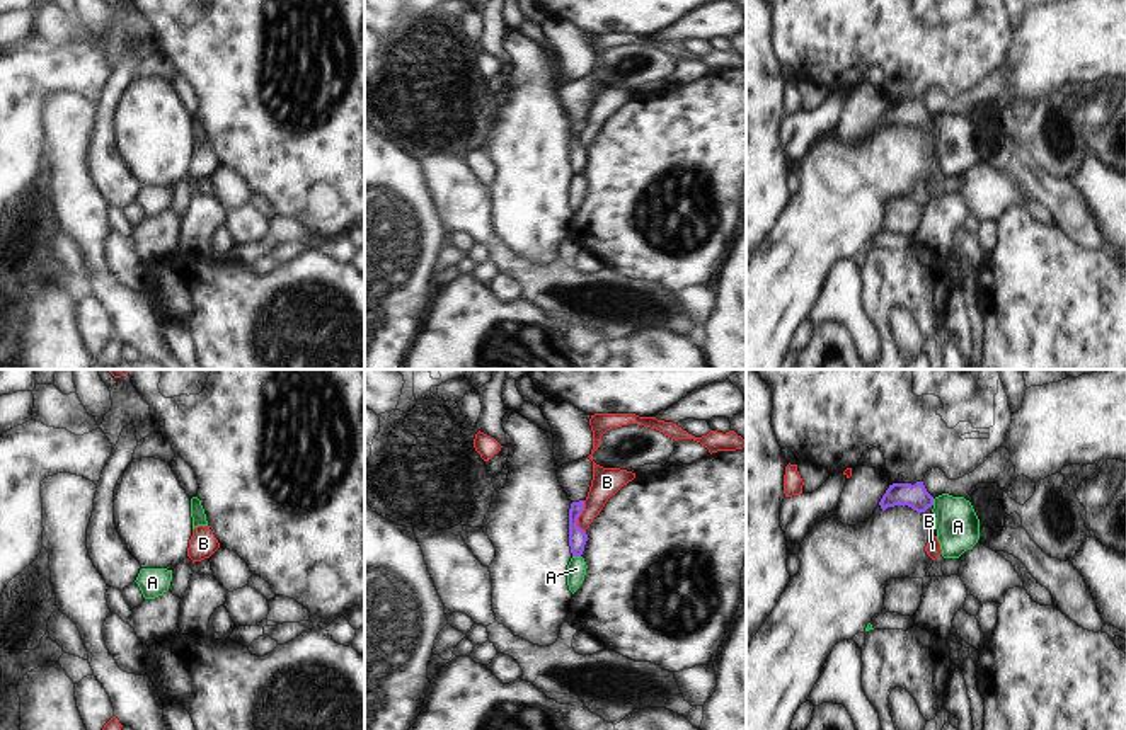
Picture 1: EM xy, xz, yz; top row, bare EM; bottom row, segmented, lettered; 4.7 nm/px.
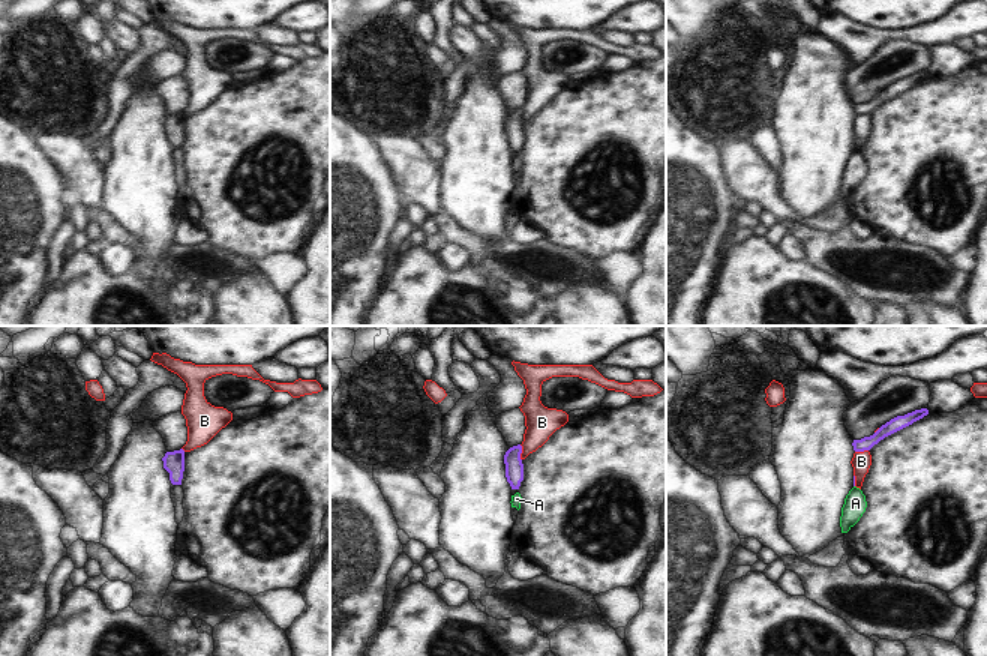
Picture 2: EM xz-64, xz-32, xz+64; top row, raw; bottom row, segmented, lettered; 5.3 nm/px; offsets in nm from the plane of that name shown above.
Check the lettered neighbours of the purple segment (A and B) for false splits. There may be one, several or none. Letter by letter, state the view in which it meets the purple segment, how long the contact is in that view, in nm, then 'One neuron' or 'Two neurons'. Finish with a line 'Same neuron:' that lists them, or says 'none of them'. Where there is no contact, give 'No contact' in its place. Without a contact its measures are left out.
A: Touches purple in xz. Shared border 40 nm. Two neurons
B: Touches purple in xz. Shared border 150 nm. Two neurons
Same neuron: none of them

